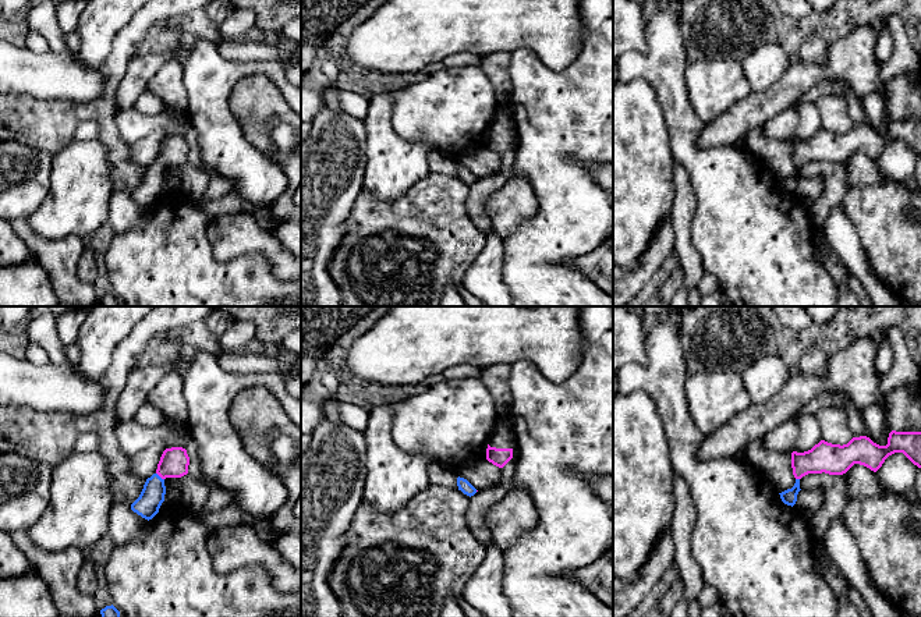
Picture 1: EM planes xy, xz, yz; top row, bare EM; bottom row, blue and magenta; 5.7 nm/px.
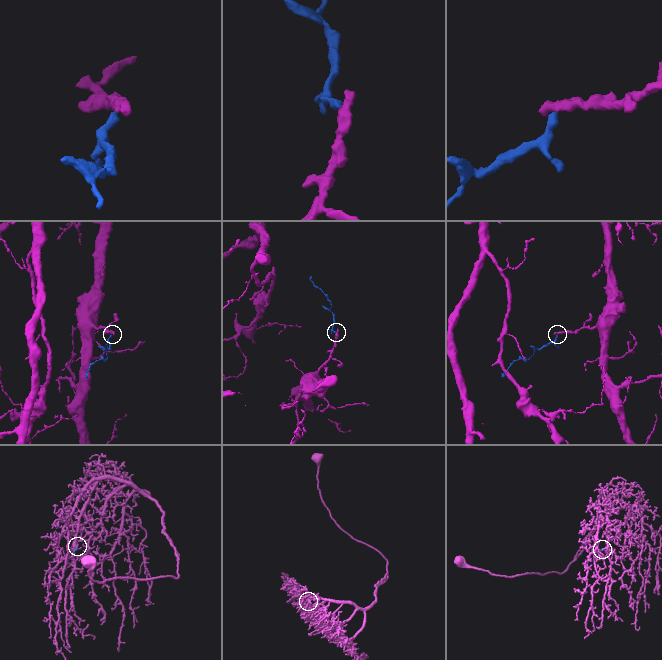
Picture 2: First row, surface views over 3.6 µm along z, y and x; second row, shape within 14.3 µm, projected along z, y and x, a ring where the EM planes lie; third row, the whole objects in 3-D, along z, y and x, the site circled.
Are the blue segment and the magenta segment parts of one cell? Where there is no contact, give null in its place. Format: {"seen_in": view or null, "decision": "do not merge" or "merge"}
{"seen_in": "xy", "decision": "merge"}

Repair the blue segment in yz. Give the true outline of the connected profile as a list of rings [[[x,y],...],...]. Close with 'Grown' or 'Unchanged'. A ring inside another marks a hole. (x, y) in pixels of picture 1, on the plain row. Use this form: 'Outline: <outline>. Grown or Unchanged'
Outline: [[[892,118],[886,134],[874,131],[867,124],[853,125],[847,132],[832,132],[821,128],[811,138],[791,141],[791,156],[796,171],[780,182],[787,194],[794,194],[800,177],[800,167],[808,162],[843,163],[854,152],[864,153],[876,160],[885,148],[903,141],[914,153],[921,156],[921,120]]]. Grown

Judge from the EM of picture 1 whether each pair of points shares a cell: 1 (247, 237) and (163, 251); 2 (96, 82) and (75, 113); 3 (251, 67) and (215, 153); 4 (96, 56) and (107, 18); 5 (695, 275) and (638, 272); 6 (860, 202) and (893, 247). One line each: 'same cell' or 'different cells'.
1: different cells
2: different cells
3: same cell
4: same cell
5: different cells
6: same cell

